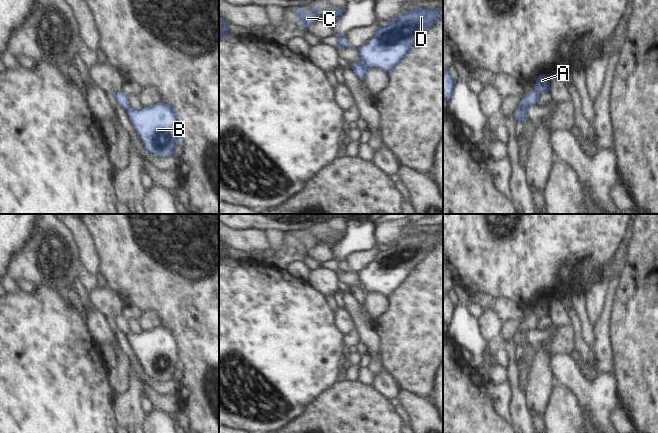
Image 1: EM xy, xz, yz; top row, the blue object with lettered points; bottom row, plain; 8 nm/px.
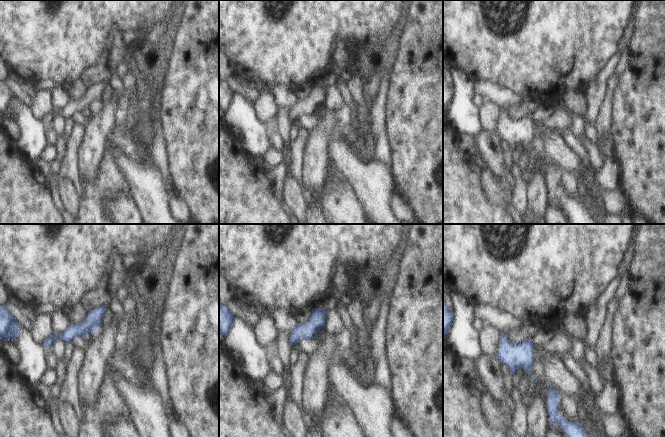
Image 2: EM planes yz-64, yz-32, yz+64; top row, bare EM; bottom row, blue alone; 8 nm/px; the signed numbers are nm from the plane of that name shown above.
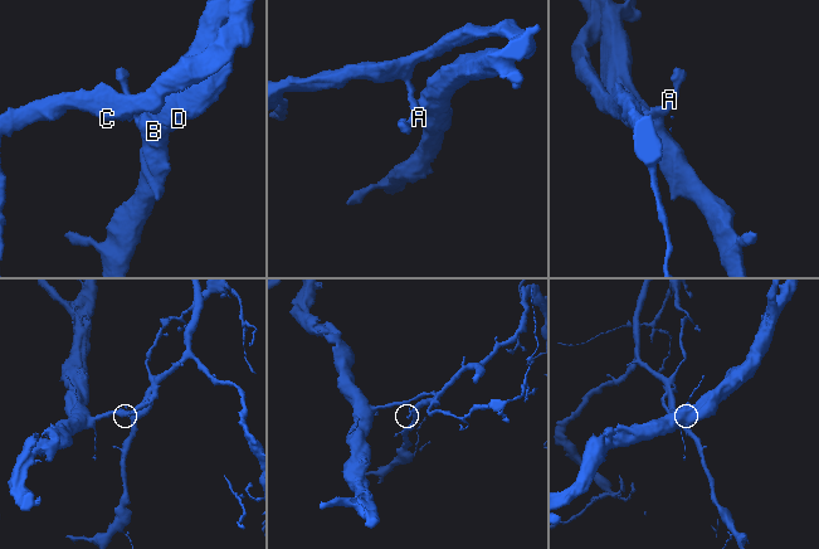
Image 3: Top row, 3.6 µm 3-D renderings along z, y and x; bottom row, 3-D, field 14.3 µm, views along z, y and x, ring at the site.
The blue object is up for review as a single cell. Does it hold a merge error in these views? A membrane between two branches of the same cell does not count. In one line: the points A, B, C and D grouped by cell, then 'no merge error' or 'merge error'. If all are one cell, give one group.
A C / B D; merge error

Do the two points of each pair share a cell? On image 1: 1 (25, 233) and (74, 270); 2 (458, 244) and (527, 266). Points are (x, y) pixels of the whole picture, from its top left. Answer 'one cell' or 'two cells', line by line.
1: two cells
2: one cell

